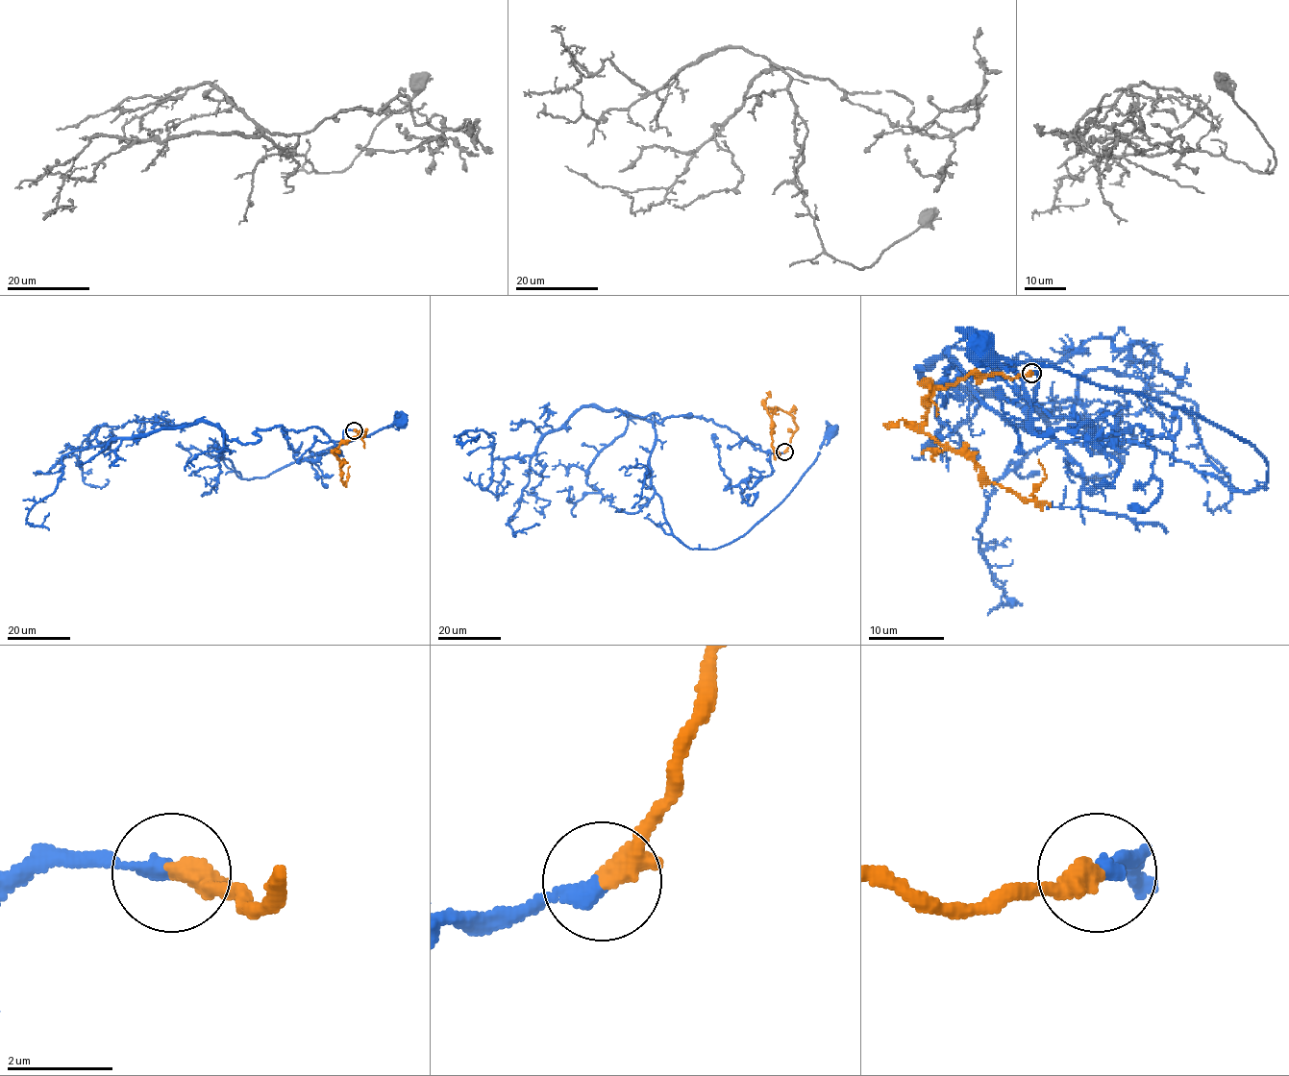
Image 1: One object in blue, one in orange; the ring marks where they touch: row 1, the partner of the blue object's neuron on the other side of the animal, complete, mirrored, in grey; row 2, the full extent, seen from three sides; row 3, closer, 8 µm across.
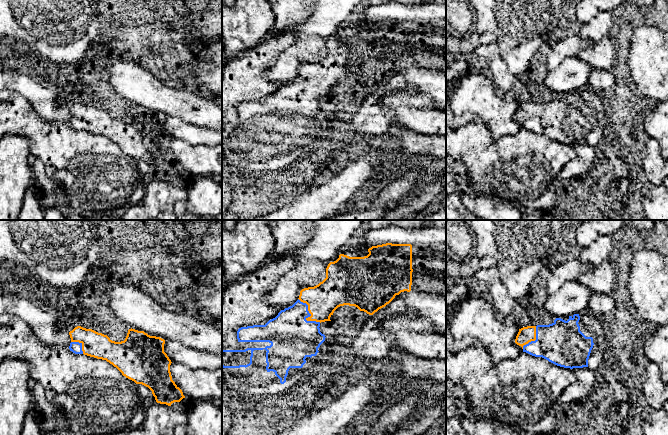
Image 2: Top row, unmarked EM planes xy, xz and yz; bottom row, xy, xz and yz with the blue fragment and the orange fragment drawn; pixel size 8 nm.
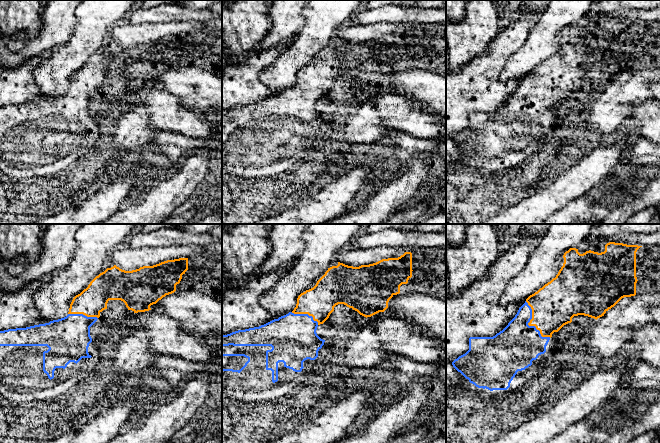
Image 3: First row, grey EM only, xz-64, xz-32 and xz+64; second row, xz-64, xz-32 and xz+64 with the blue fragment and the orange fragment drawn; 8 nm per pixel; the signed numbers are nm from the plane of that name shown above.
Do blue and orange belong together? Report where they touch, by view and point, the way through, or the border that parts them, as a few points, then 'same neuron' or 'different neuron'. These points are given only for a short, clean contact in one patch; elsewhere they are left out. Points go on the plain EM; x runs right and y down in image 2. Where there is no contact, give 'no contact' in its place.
xz (310, 91) | same neuron

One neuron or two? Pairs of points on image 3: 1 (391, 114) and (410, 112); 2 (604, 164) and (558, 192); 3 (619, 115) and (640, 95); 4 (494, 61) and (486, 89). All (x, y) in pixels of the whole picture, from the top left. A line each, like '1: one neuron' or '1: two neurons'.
1: one neuron
2: one neuron
3: one neuron
4: one neuron

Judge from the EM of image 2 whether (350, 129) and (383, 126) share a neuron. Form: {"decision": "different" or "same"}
{"decision": "same"}

